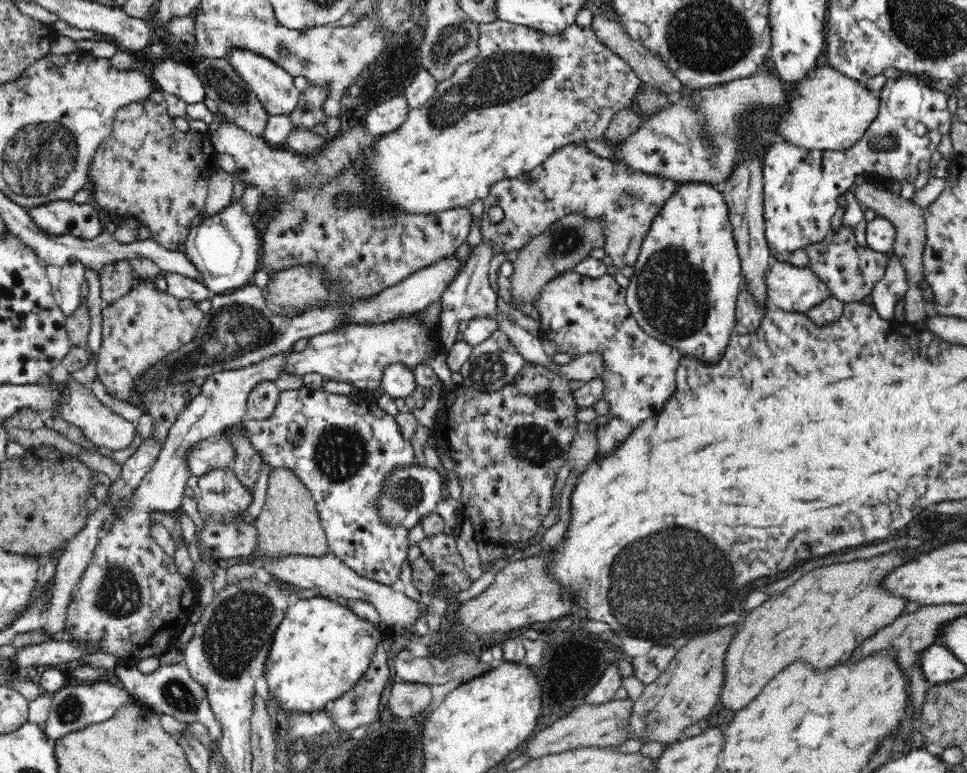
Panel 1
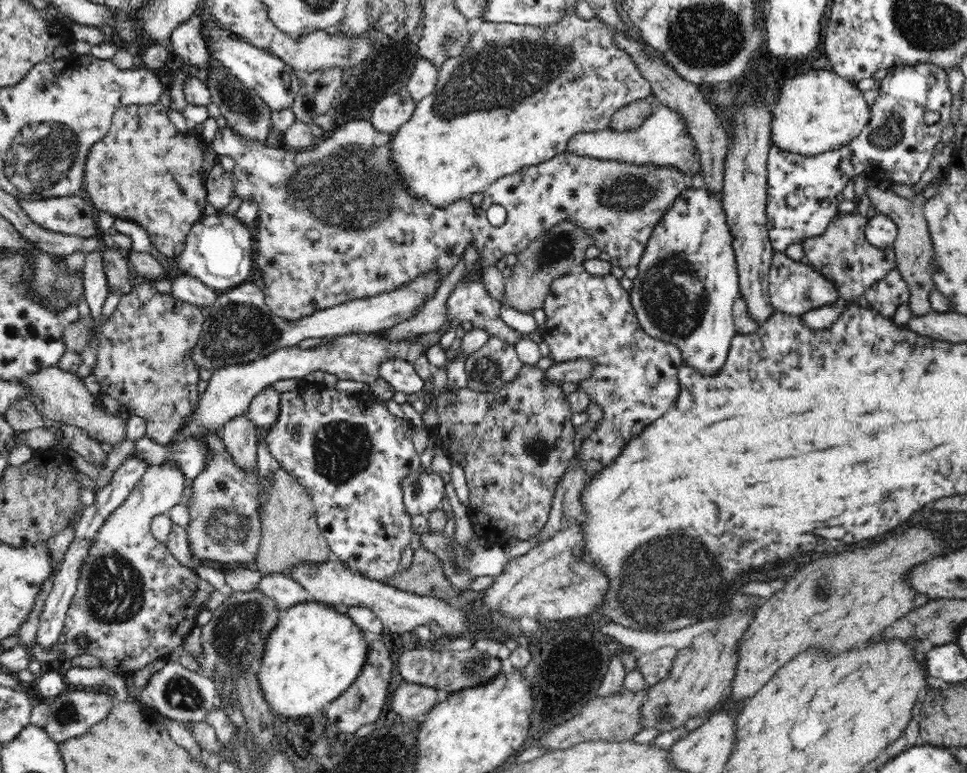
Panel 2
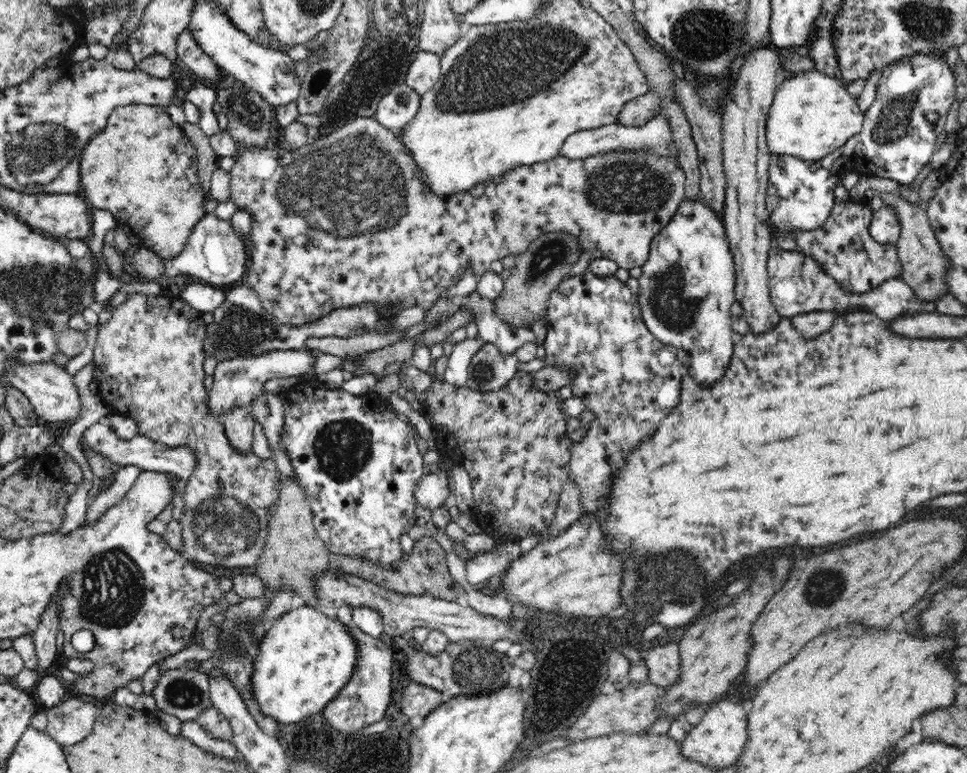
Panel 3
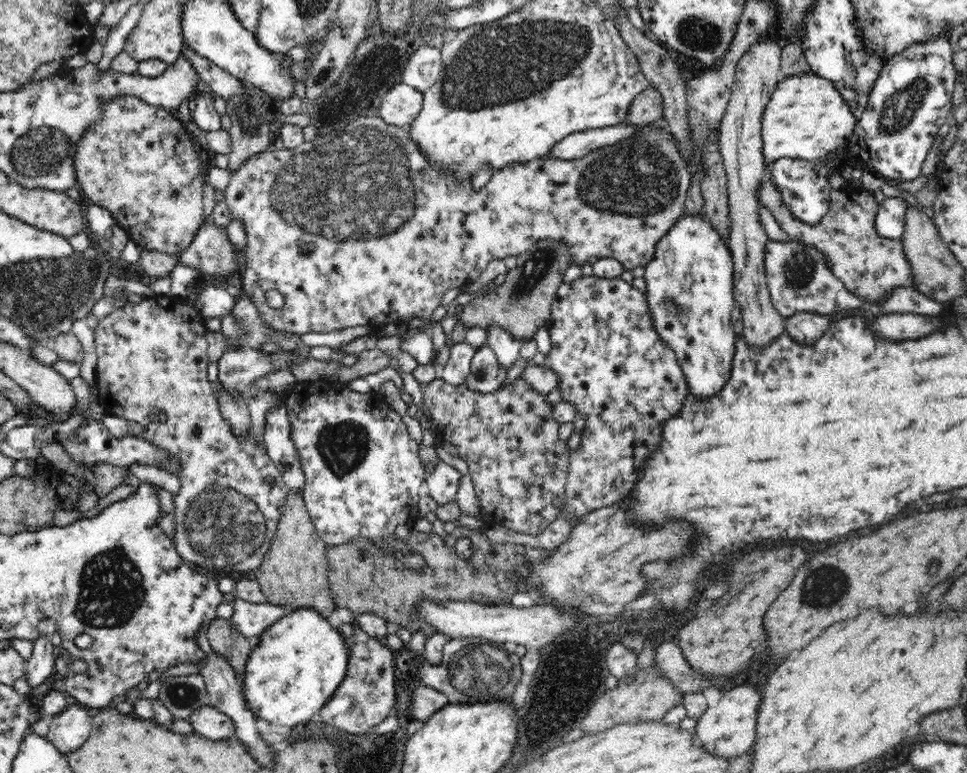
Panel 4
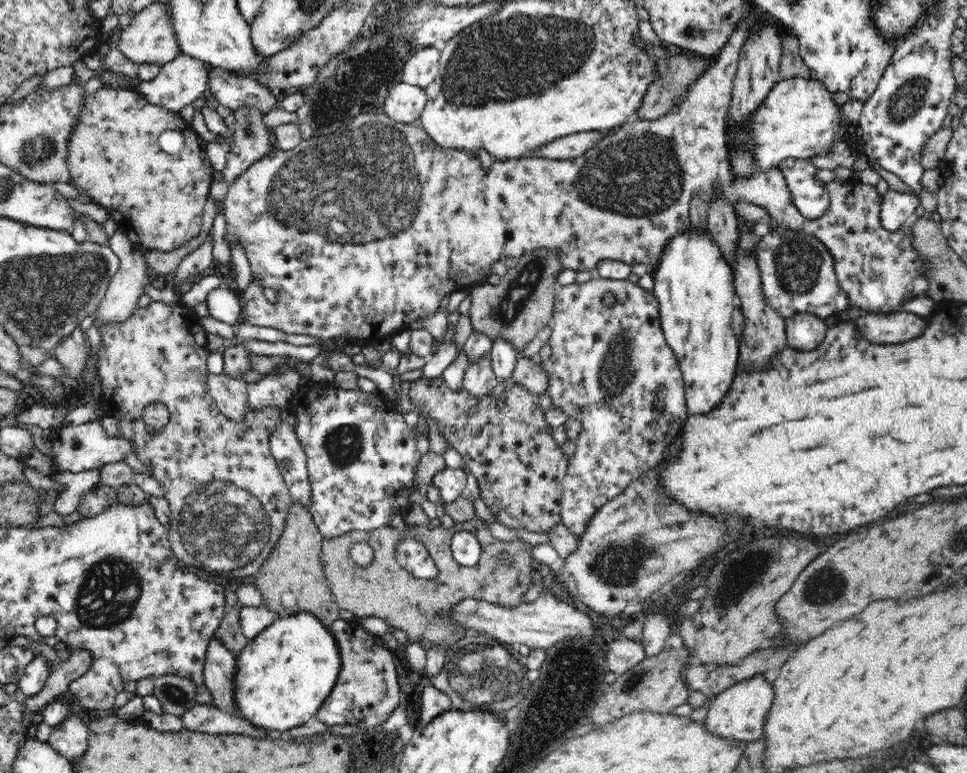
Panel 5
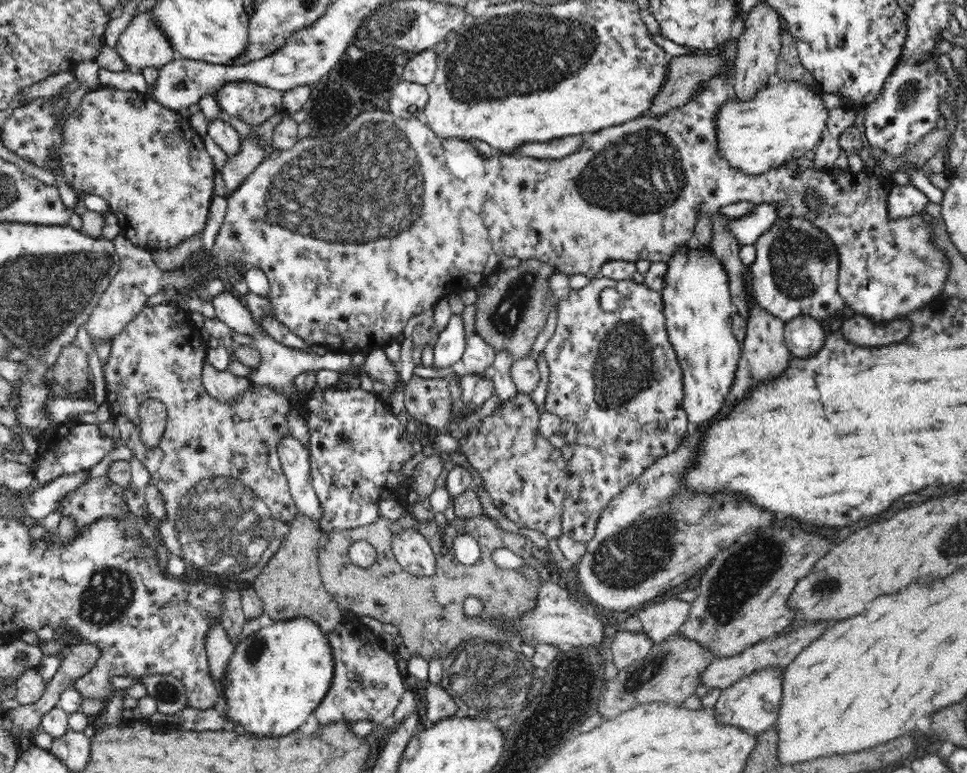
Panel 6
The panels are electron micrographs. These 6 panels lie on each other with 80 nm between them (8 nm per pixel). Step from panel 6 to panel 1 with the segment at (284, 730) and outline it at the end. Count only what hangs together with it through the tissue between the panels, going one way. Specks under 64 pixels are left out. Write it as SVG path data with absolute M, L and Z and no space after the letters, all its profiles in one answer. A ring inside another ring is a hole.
M320 596L291 602L284 618L273 633L274 642L270 648L268 664L265 664L264 668L269 696L277 700L284 711L294 710L315 716L316 712L320 714L333 700L356 686L370 668L372 657L384 637L379 626L360 618L347 605L342 606L337 601Z

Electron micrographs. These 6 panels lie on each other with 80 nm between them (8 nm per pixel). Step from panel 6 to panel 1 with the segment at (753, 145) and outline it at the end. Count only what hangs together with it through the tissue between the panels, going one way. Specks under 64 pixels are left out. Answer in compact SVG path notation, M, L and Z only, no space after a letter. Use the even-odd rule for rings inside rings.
M825 66L806 77L802 84L796 86L794 94L789 94L790 102L786 106L786 112L778 124L778 132L784 137L784 141L791 142L794 146L807 148L808 150L846 150L854 146L864 136L866 130L879 113L880 100L870 91L868 86L860 84L858 80L848 78L848 75Z

